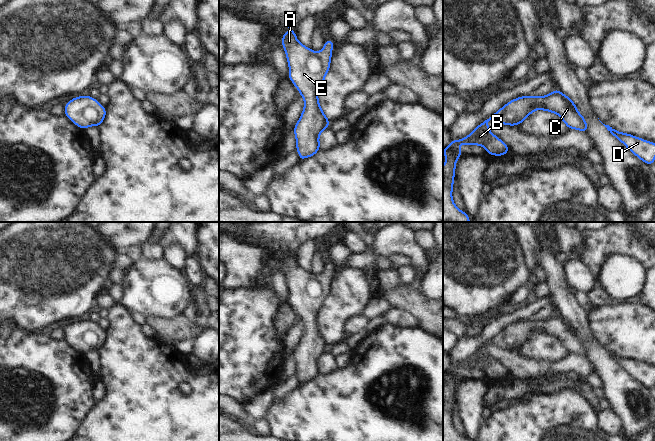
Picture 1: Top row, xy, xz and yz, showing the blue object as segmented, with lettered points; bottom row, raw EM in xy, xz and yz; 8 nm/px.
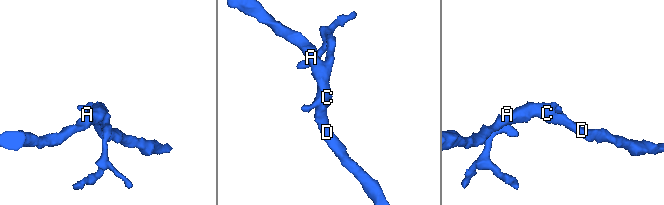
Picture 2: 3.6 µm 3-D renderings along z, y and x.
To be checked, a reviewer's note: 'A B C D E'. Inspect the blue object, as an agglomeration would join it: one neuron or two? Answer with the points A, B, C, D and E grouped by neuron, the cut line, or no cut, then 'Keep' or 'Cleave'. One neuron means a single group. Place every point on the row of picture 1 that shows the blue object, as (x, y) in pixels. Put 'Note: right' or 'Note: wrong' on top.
Note: right
Groups: A B C D E. No split. Keep.

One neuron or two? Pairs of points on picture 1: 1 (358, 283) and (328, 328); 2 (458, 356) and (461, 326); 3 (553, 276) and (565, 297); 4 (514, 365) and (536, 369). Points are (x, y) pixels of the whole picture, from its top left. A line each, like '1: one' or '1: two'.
1: one
2: two
3: one
4: one

